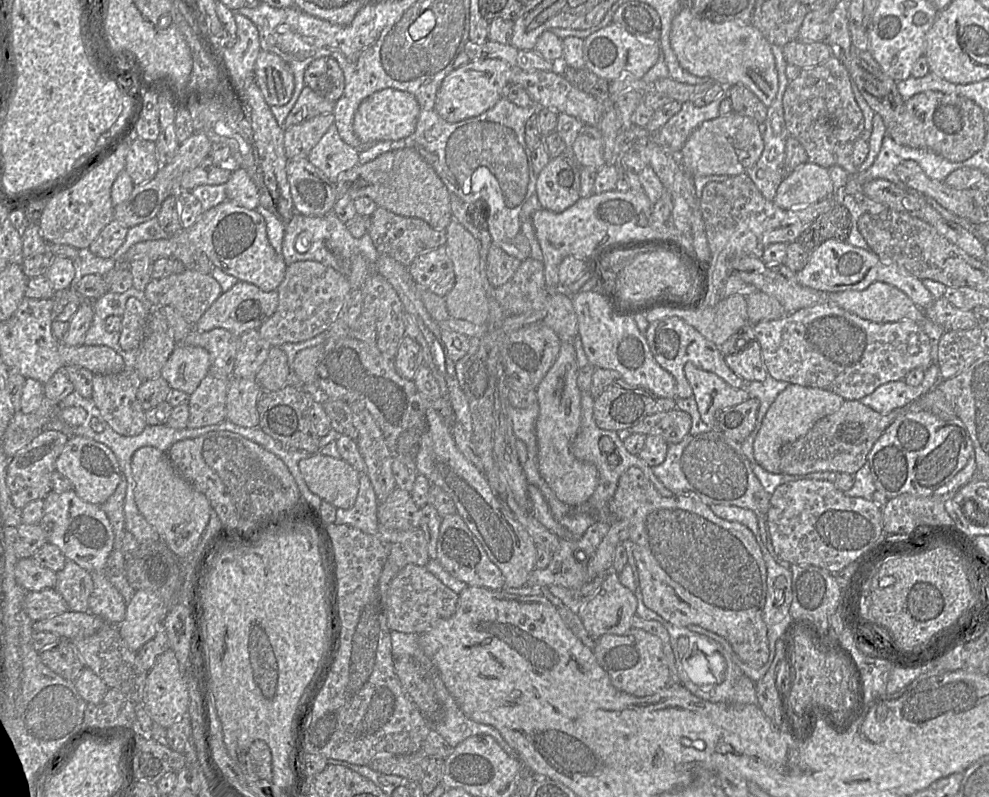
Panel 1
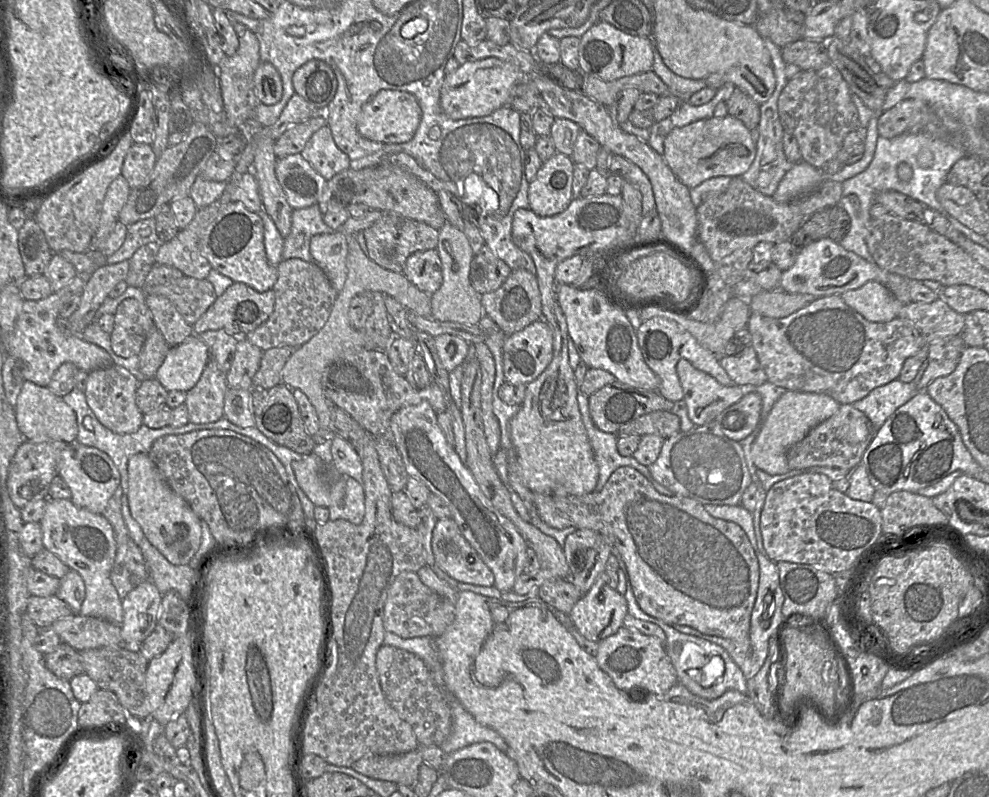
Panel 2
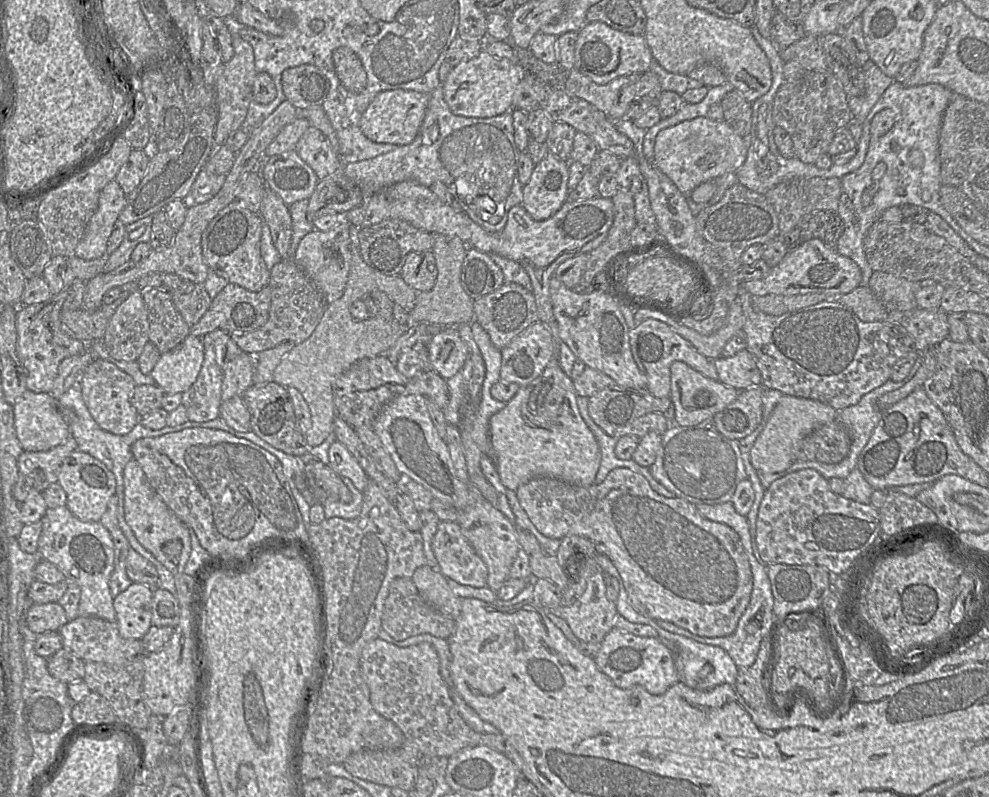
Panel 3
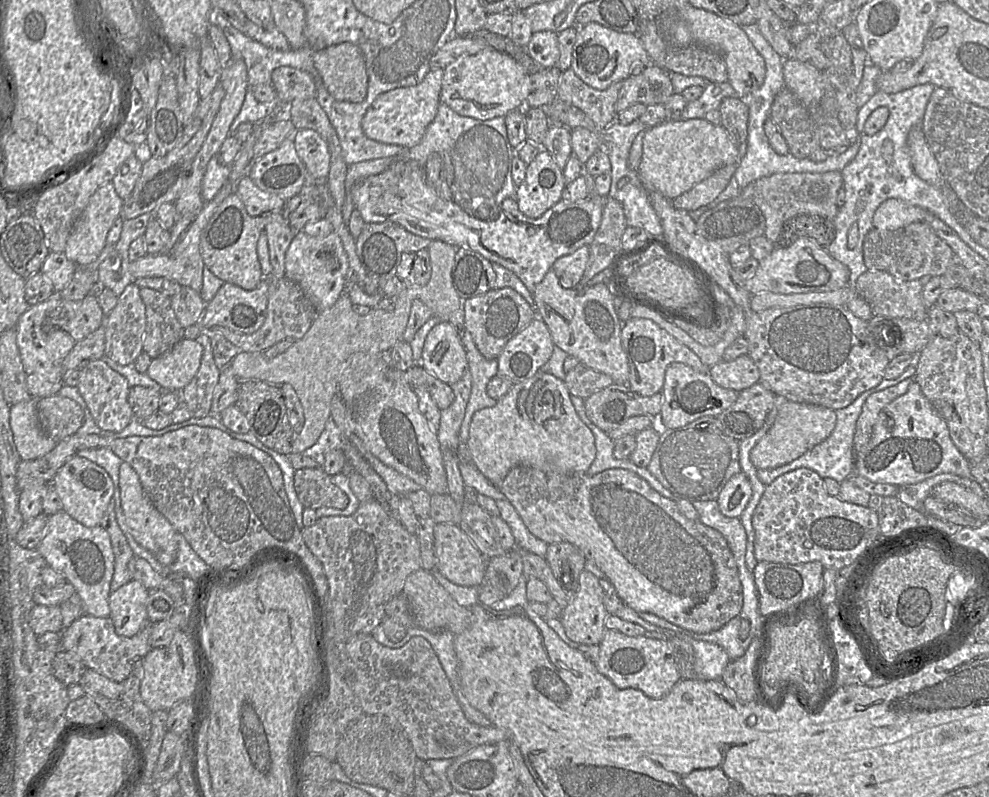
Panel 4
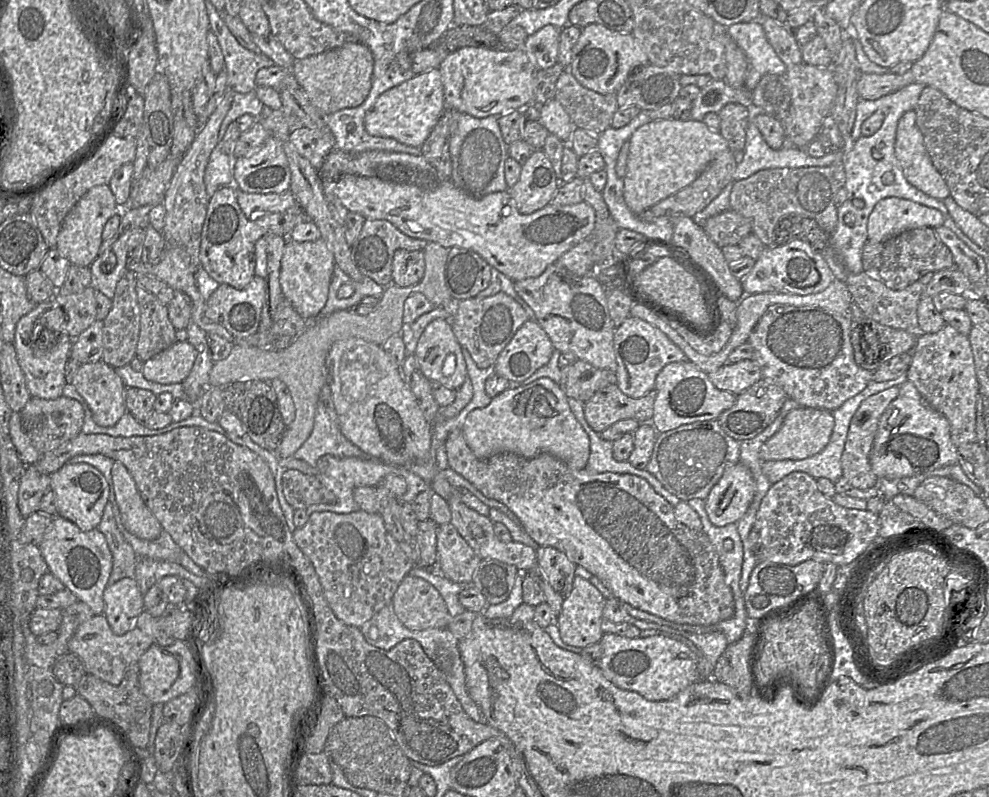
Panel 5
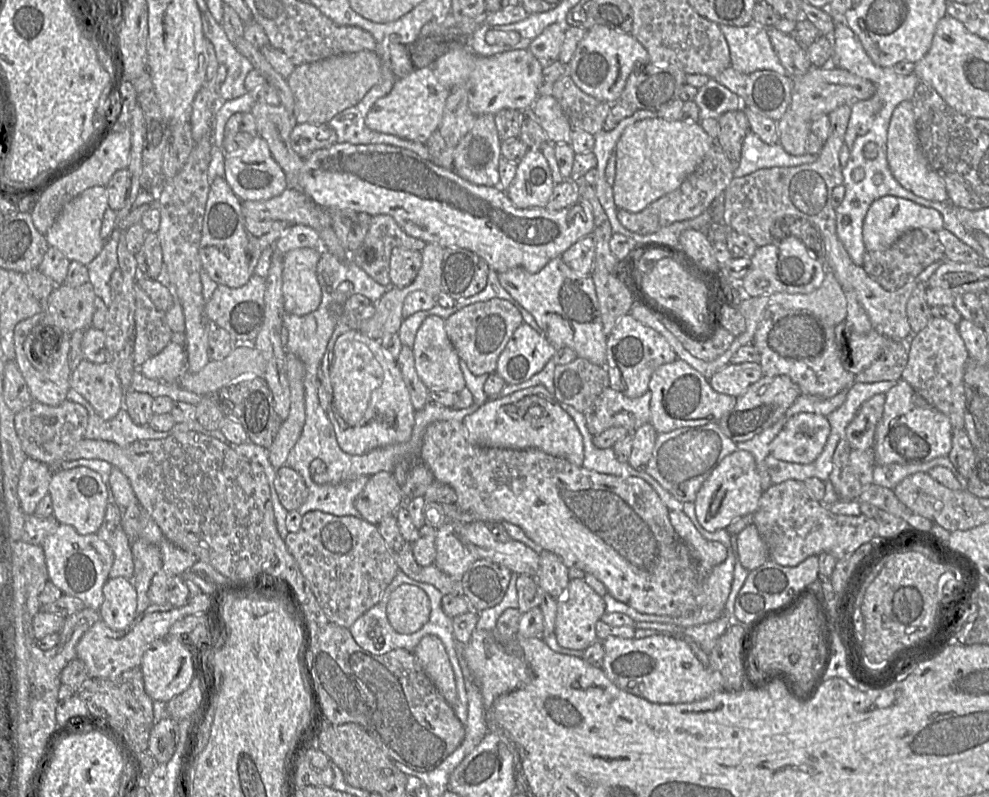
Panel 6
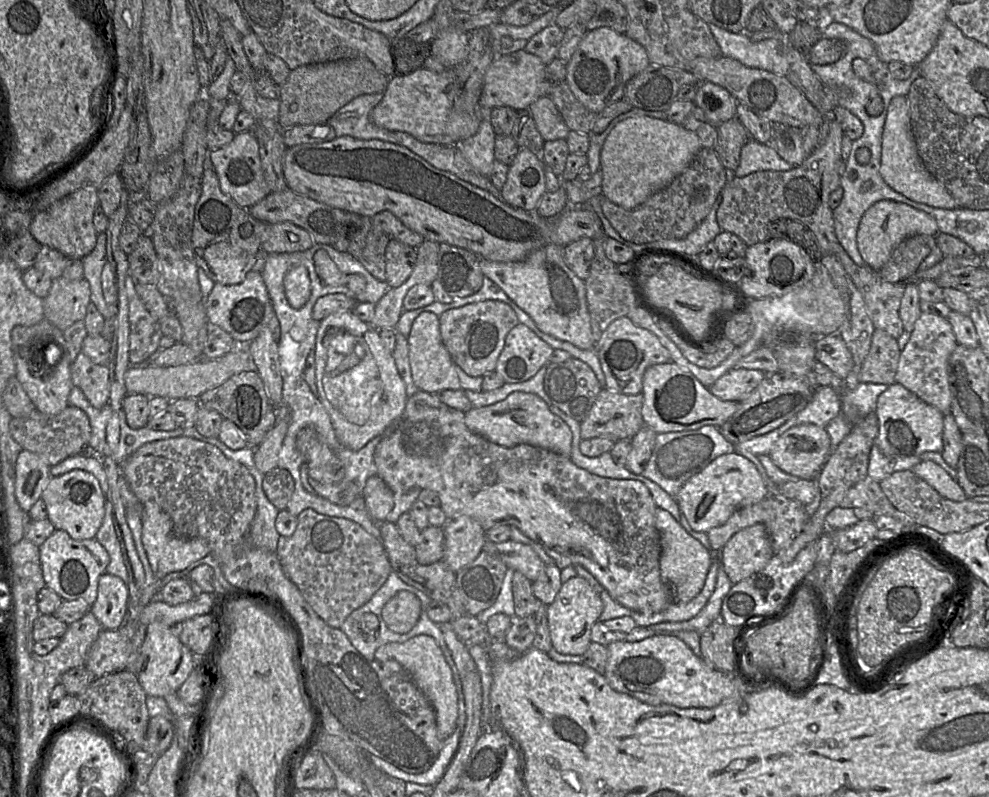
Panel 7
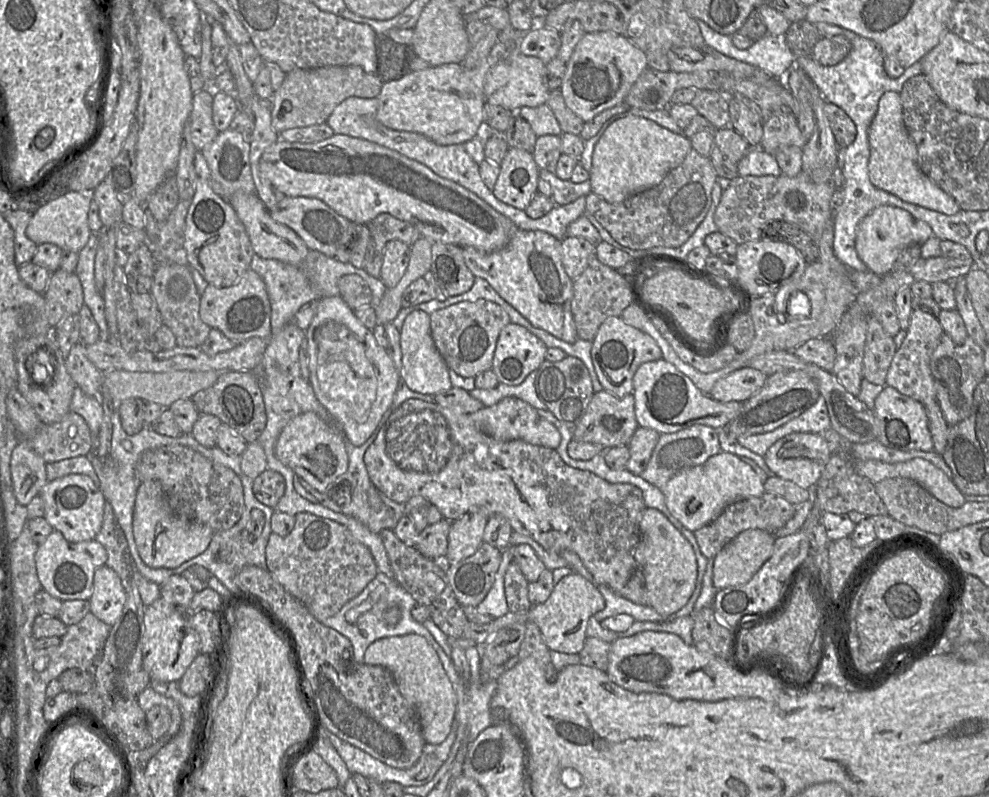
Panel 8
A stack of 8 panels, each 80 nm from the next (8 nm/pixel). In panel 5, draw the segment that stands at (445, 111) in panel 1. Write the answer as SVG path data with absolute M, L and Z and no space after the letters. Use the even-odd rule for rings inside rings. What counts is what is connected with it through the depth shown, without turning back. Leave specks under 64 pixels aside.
M462 47L450 52L438 69L444 87L445 109L454 109L476 118L499 117L524 109L534 99L534 78L538 68L522 48Z

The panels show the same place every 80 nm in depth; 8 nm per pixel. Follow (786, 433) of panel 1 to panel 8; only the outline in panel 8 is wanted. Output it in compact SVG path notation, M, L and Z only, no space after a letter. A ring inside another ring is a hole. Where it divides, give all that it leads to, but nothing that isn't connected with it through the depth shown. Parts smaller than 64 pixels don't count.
M794 432L772 444L763 457L774 475L808 489L817 483L830 456L827 441L821 434Z

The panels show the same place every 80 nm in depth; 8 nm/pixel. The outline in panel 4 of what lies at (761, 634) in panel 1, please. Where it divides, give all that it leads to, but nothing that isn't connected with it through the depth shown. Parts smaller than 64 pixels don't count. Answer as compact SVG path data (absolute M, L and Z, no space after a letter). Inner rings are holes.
M519 465L513 467L497 487L513 505L527 529L535 537L547 544L569 542L579 548L586 560L594 561L597 567L606 575L624 604L638 613L654 614L682 629L697 634L719 630L740 613L743 606L742 585L739 579L737 564L727 540L719 531L704 525L700 520L686 518L679 511L676 501L662 496L636 473L625 469L608 469L595 475L589 475L588 473L559 472Z

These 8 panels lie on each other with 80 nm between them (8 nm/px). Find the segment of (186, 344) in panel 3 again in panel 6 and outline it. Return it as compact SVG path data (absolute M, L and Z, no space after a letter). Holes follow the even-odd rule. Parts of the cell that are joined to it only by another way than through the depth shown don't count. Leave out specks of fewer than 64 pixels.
M170 342L160 353L147 360L137 369L149 379L177 382L179 377L187 371L185 347Z

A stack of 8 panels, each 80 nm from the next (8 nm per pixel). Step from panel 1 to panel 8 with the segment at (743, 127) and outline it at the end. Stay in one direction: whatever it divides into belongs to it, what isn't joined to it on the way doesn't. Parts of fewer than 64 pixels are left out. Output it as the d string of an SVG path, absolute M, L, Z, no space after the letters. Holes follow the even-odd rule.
M628 116L613 122L595 145L589 172L591 192L611 204L651 189L678 167L692 149L690 138L671 132L640 116Z

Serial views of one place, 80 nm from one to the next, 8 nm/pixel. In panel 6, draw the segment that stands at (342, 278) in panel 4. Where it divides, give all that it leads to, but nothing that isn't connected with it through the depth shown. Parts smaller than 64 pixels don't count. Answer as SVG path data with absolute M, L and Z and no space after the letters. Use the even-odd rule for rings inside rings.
M298 248L283 255L282 295L284 311L304 316L315 311L321 303L321 286L317 265L321 249Z

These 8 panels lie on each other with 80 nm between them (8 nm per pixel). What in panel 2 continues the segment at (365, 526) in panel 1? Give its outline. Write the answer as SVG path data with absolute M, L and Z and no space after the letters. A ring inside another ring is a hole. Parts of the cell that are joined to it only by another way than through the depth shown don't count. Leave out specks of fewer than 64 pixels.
M349 477L343 503L329 507L331 521L343 519L353 524L361 524L365 515L365 494L361 483Z

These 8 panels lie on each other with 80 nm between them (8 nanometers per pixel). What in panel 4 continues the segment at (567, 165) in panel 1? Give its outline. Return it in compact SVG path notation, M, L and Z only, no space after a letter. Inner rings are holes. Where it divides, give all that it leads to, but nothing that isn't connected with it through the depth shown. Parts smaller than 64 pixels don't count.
M541 150L527 165L525 179L516 187L514 198L525 216L536 219L561 200L565 186L563 169L558 167L546 150Z

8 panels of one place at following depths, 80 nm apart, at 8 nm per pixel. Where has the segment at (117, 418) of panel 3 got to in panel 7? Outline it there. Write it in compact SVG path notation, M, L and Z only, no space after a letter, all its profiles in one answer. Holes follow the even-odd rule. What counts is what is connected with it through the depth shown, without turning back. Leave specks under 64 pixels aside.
M80 352L70 365L71 379L95 408L103 408L109 402L111 370L108 364L96 364Z

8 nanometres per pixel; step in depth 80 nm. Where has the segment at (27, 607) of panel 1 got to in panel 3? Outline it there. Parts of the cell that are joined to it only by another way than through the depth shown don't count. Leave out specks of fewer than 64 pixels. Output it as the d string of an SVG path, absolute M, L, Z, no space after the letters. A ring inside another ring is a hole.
M58 602L33 603L27 613L27 625L37 635L58 631L67 622L65 611Z

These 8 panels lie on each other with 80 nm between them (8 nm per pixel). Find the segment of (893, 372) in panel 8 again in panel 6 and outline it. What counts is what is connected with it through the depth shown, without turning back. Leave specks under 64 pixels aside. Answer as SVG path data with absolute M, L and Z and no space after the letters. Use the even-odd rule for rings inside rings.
M932 316L927 326L913 337L908 362L901 375L901 379L907 381L923 399L949 418L953 431L965 427L963 377L969 358L957 325Z

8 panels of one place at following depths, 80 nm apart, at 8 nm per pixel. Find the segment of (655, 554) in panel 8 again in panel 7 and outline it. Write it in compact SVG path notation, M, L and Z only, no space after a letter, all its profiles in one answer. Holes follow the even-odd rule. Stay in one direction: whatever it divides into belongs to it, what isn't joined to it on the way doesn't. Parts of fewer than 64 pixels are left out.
M657 507L655 525L660 535L660 575L671 586L674 602L687 603L703 588L713 562L713 552L691 536L668 511Z

